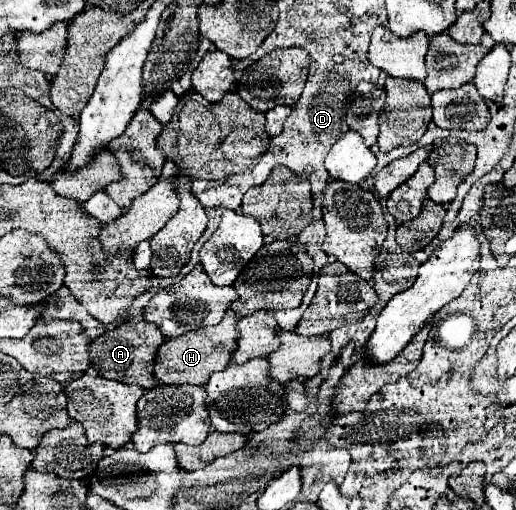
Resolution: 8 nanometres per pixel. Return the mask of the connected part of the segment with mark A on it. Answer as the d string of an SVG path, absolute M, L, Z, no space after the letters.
M126 321L124 325L106 331L90 345L90 357L92 365L100 371L102 377L126 383L126 385L138 385L142 389L152 389L158 385L158 379L154 377L154 359L158 347L166 341L166 337L160 333L160 329L154 323L148 321Z

